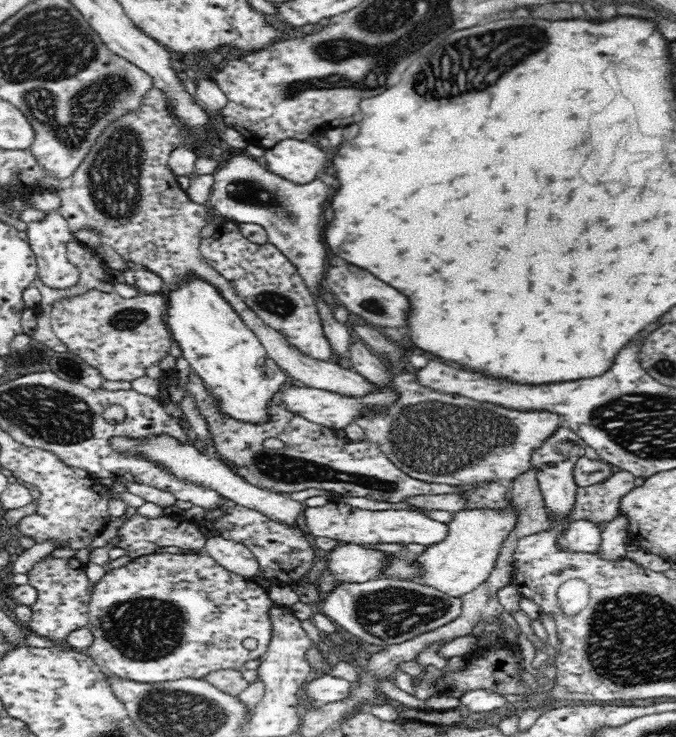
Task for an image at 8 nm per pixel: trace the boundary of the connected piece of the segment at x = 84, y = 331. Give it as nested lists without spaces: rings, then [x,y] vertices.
[[[92,289],[54,302],[51,326],[68,350],[98,369],[105,380],[132,382],[146,377],[146,368],[169,355],[173,338],[167,326],[166,312],[165,292],[123,298],[115,290]]]

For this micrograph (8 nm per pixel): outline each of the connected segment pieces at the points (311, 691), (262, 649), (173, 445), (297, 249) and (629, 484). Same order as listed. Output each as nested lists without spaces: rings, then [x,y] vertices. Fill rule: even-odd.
[[[322,674],[322,676],[311,678],[306,684],[302,684],[299,692],[321,704],[328,704],[348,698],[352,692],[352,684],[348,680]]]
[[[205,552],[202,553],[152,553],[141,558],[132,559],[126,566],[122,568],[114,568],[109,570],[104,577],[92,584],[91,602],[89,605],[90,622],[87,627],[93,634],[92,644],[84,650],[90,655],[96,664],[103,670],[108,677],[118,677],[126,679],[126,681],[134,681],[138,683],[162,683],[169,681],[178,681],[184,678],[192,678],[203,680],[208,674],[218,670],[233,669],[241,670],[248,660],[260,658],[266,652],[270,638],[272,638],[272,621],[270,621],[270,610],[276,606],[269,598],[267,590],[262,588],[256,581],[246,579],[238,574],[232,573],[218,562],[214,561]],[[246,638],[254,638],[258,644],[254,650],[249,650],[244,646]]]
[[[160,434],[152,438],[128,438],[127,436],[112,436],[110,438],[110,447],[114,447],[118,453],[140,453],[142,457],[154,461],[156,465],[162,465],[168,469],[168,473],[176,475],[178,479],[192,481],[204,485],[208,489],[216,491],[218,494],[233,500],[236,504],[257,510],[268,518],[280,522],[280,524],[298,527],[301,524],[302,512],[306,506],[298,500],[293,500],[287,495],[268,491],[264,488],[252,486],[241,476],[238,476],[232,469],[228,468],[222,461],[215,458],[208,458],[197,452],[192,442],[178,442],[171,436]]]
[[[237,155],[228,159],[226,165],[220,166],[214,172],[214,180],[215,183],[212,186],[213,193],[210,196],[214,206],[212,206],[210,211],[216,213],[220,219],[225,218],[234,220],[236,223],[252,223],[264,226],[268,237],[267,242],[279,248],[282,254],[290,260],[311,292],[315,300],[317,312],[323,322],[324,335],[330,341],[330,347],[332,347],[332,353],[334,353],[334,361],[339,362],[341,358],[346,357],[349,352],[350,336],[352,336],[350,328],[345,326],[343,322],[336,320],[336,317],[334,317],[335,311],[332,311],[332,307],[320,297],[320,286],[325,287],[323,284],[324,274],[328,268],[326,256],[332,255],[329,252],[328,246],[324,243],[322,226],[320,226],[322,206],[324,206],[324,202],[330,200],[330,186],[324,184],[320,178],[316,178],[316,180],[312,180],[308,184],[295,184],[290,182],[290,180],[286,180],[286,178],[280,177],[278,174],[274,174],[274,172],[262,166],[257,159],[252,158],[251,155]]]
[[[622,470],[612,473],[604,482],[578,487],[566,524],[584,519],[603,529],[618,514],[620,499],[635,487],[634,478],[631,472]]]

